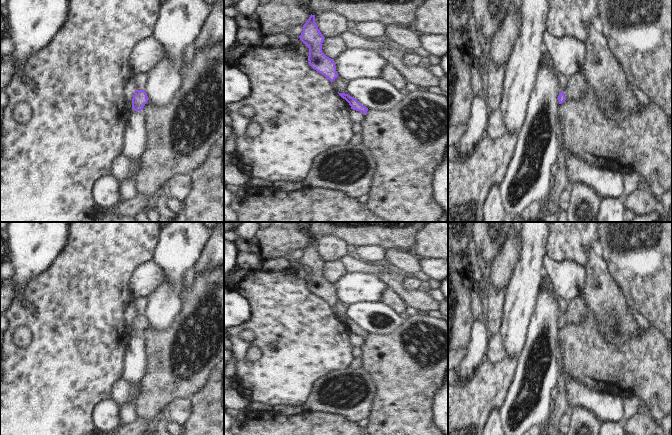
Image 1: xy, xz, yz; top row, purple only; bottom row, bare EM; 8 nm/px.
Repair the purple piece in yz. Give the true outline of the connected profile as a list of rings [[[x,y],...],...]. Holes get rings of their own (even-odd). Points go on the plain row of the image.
[[[576,295],[567,306],[566,311],[559,317],[558,325],[562,328],[566,323],[581,321],[588,311],[585,299],[582,295]]]

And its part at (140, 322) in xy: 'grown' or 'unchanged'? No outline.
unchanged

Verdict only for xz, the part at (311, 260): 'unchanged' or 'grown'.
unchanged

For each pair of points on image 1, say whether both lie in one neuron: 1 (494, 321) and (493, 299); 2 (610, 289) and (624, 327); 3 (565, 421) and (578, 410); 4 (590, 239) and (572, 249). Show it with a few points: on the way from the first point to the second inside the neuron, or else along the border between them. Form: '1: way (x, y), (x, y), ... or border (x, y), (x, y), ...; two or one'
1: way (494, 316), (494, 304); one
2: way (610, 298), (611, 312), (615, 318); one
3: border (569, 412), (570, 424); two
4: way (586, 239), (582, 239), (576, 245); one

